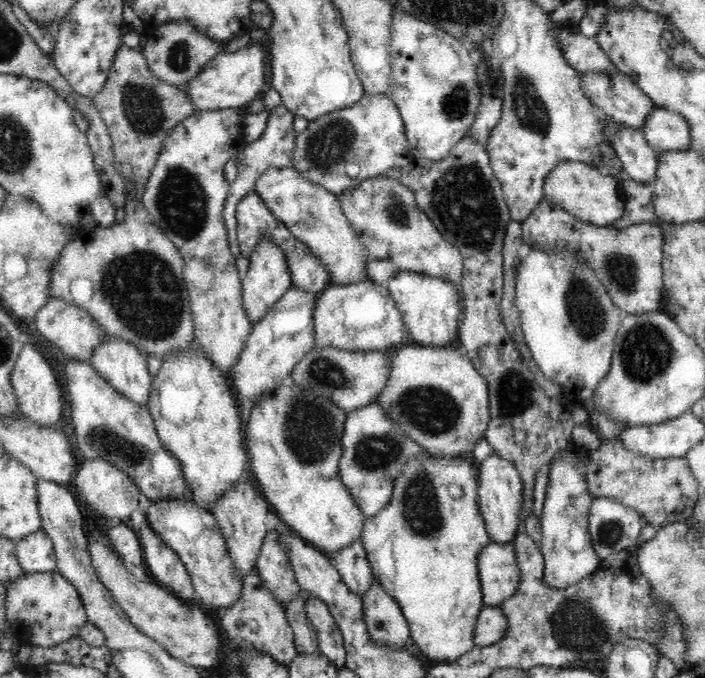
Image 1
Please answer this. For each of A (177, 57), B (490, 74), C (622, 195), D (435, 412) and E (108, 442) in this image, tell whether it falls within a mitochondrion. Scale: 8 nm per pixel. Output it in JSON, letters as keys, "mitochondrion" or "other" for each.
{"A":"mitochondrion","B":"mitochondrion","C":"other","D":"mitochondrion","E":"mitochondrion"}

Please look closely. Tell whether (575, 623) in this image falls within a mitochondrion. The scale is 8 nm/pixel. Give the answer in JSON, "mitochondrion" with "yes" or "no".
{"mitochondrion":"yes"}

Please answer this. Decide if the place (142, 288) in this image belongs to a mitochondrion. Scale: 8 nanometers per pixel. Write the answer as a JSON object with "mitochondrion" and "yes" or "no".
{"mitochondrion":"yes"}

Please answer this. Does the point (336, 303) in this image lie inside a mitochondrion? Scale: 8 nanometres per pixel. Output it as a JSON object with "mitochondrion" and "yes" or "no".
{"mitochondrion":"no"}

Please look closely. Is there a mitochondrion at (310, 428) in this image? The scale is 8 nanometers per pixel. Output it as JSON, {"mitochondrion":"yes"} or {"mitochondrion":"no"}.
{"mitochondrion":"yes"}

